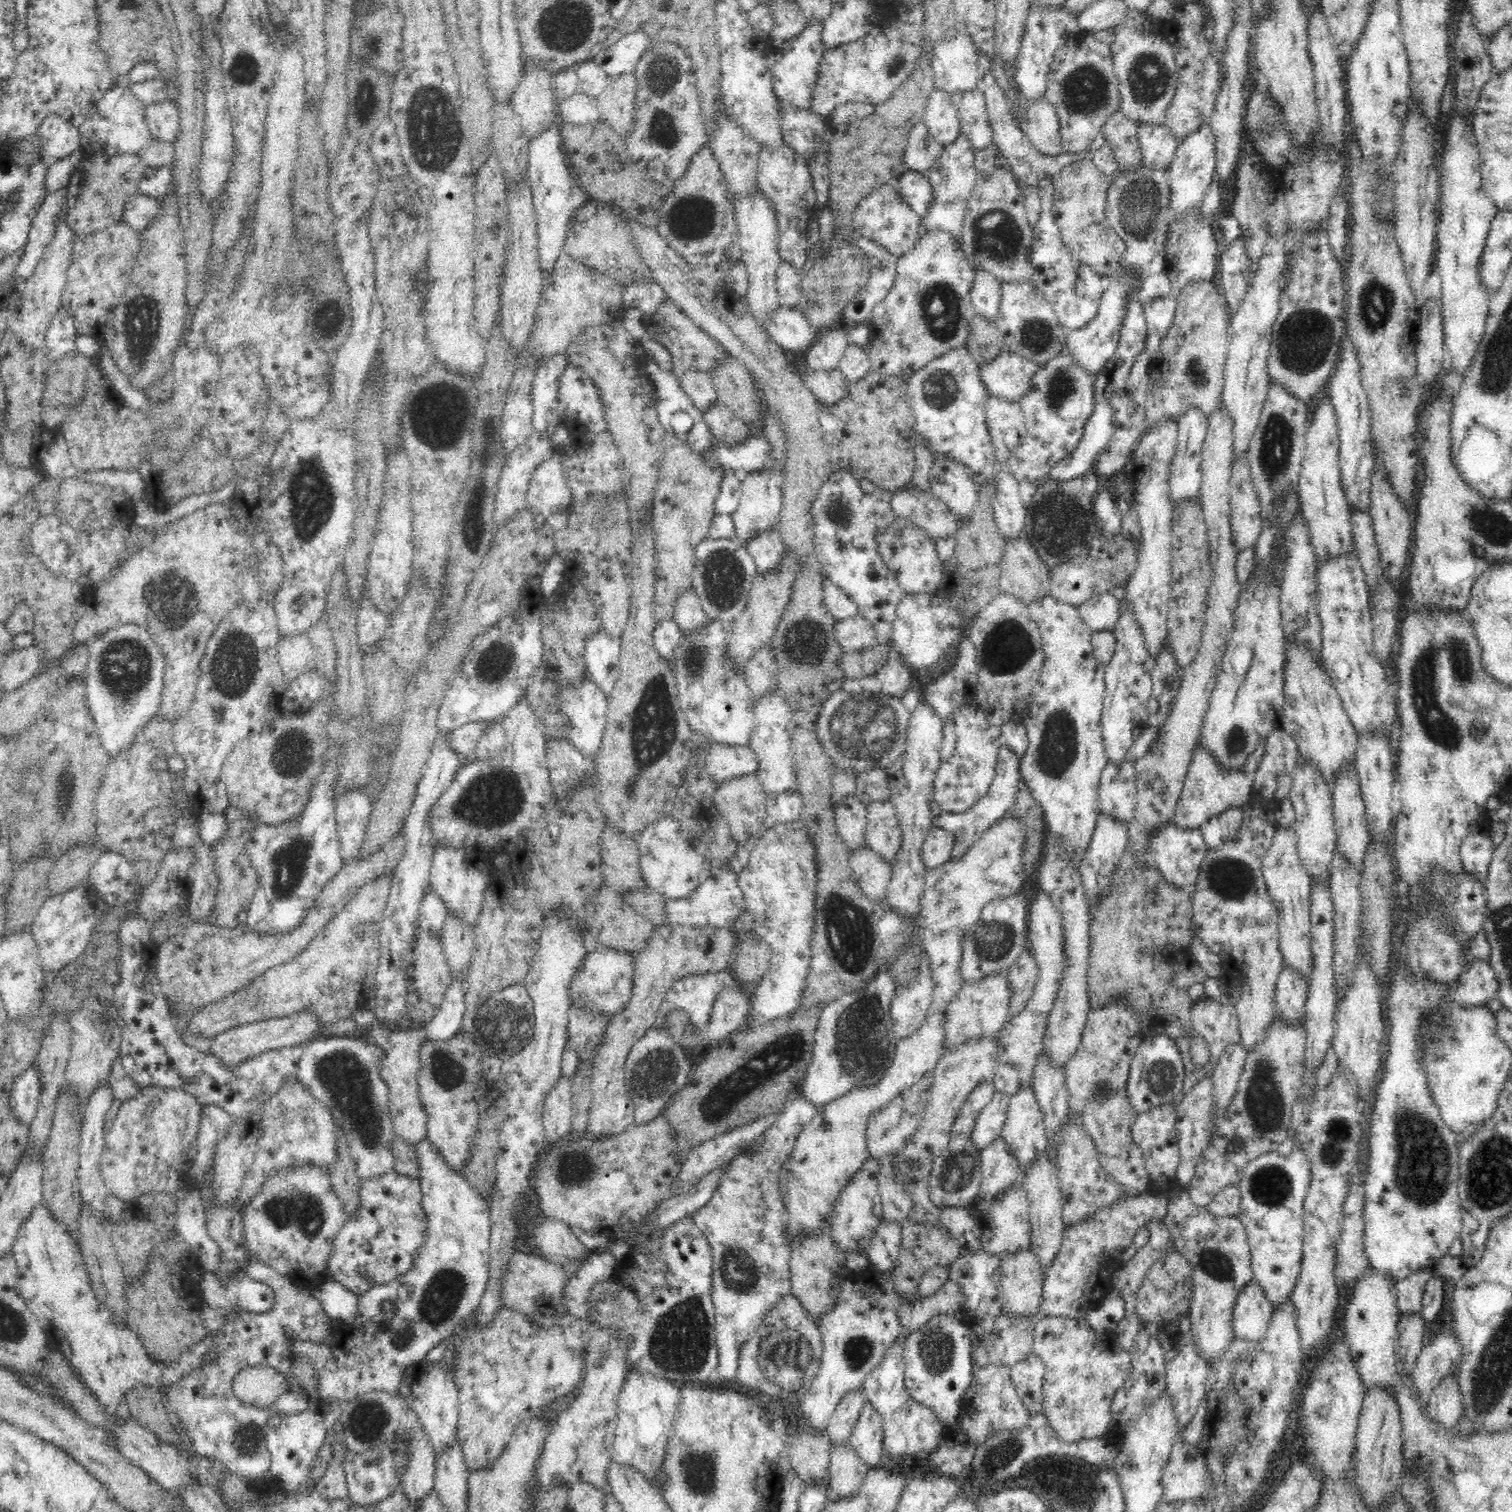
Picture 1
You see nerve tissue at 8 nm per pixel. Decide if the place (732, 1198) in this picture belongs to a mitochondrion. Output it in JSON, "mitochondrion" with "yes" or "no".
{"mitochondrion":"yes"}

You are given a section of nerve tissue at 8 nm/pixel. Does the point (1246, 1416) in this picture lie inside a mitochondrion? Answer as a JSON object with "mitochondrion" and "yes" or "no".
{"mitochondrion":"no"}

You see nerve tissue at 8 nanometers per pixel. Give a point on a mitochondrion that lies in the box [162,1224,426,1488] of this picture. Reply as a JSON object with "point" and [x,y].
{"point":[242,1438]}

